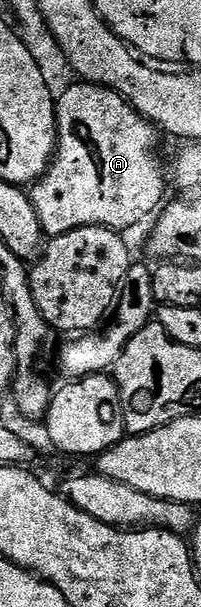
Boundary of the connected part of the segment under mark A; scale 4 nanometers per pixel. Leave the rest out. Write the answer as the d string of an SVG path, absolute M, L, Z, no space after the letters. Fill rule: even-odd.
M74 81L74 84L63 95L59 94L57 96L54 112L56 113L56 125L58 126L58 146L54 148L54 157L50 161L49 169L32 184L28 191L32 205L36 209L36 217L47 236L63 235L72 229L80 229L81 227L110 227L113 231L126 233L129 227L144 222L146 218L149 220L163 206L164 200L167 198L165 195L166 183L168 187L168 171L167 168L166 171L162 168L162 159L158 156L160 132L153 123L148 122L141 115L137 107L133 107L120 93L102 87L99 83Z

